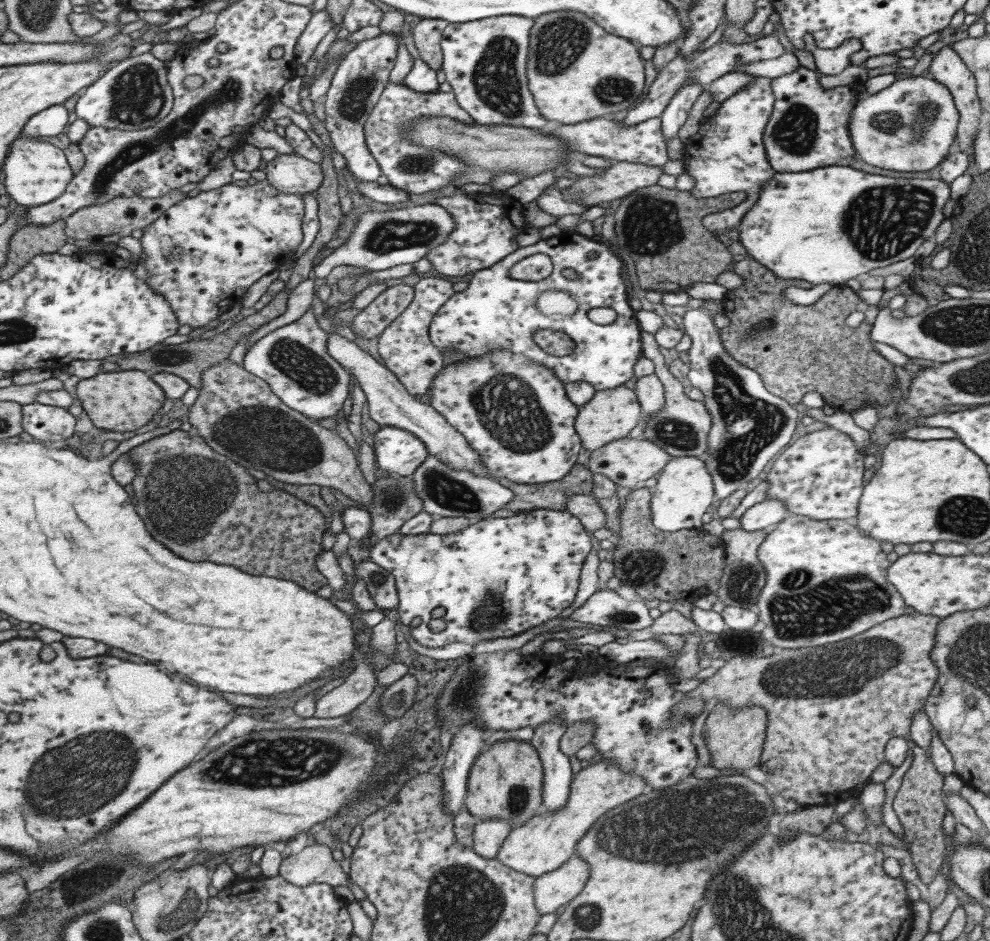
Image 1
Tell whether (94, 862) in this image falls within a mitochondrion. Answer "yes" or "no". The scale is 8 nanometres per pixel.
no

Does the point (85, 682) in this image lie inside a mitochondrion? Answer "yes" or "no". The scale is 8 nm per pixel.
no

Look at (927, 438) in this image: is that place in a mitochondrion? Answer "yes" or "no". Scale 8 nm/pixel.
no

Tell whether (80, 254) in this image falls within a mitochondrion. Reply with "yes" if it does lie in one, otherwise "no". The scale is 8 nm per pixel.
no

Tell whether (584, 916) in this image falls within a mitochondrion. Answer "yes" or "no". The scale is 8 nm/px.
yes

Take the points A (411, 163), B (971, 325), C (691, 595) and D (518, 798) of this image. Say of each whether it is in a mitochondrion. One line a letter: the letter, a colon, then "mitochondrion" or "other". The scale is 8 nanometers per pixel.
A: mitochondrion
B: mitochondrion
C: other
D: mitochondrion

